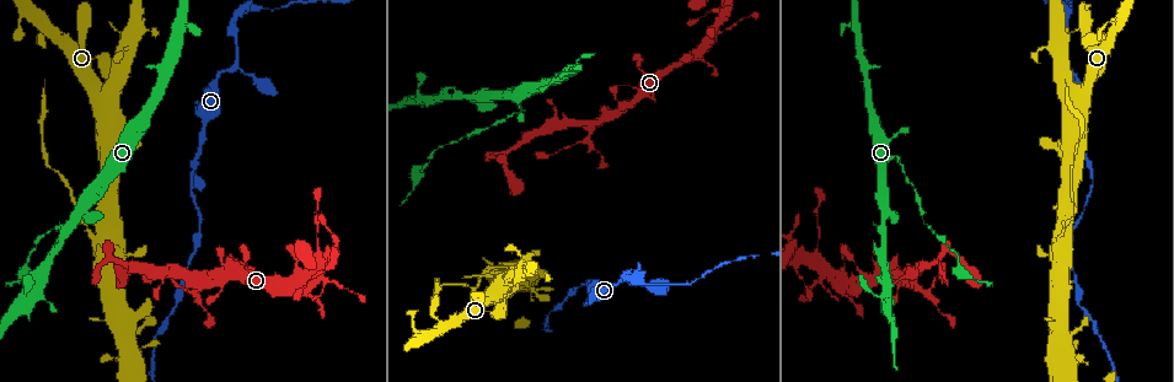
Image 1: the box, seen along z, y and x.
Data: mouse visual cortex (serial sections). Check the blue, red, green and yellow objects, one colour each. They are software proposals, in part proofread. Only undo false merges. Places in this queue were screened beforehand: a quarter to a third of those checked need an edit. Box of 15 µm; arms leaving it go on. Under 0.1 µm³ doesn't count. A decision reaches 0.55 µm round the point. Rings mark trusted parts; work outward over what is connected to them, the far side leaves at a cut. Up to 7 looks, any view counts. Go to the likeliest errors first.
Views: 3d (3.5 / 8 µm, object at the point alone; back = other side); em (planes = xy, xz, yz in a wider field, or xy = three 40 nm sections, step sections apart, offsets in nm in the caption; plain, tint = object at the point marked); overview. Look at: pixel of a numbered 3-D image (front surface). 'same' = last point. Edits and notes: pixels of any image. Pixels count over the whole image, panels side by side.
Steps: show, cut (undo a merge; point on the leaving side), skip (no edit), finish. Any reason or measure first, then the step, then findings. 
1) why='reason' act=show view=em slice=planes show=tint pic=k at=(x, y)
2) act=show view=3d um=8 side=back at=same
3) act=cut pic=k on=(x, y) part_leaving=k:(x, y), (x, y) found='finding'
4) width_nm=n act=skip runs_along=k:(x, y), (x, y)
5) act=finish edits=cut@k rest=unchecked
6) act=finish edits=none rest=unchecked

why='calibre changes' act=show view=3d um=3.5 pic=1 at=(903, 168)

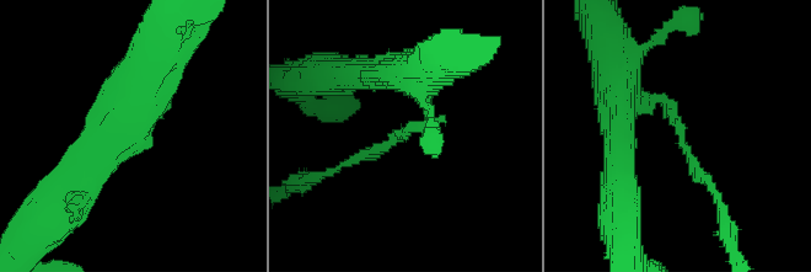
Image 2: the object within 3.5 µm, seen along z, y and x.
why='need the tissue' act=show view=em slice=planes show=tint pic=2 at=(678, 141)

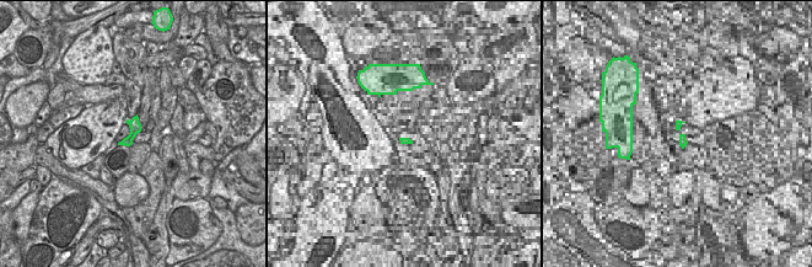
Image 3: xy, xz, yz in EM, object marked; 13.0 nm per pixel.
arm_widths_nm=150,150 act=cut pic=2 on=(386, 145) part_leaving=2:(406, 134), (329, 172) found='two cells meet here'

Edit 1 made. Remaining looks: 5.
act=show view=overview

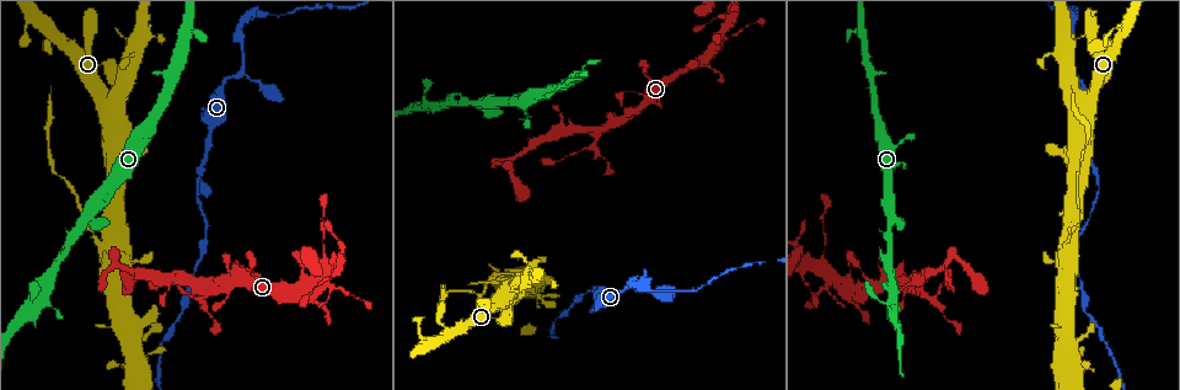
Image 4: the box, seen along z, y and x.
why='branch point' act=show view=3d um=3.5 side=back pic=4 at=(243, 75)

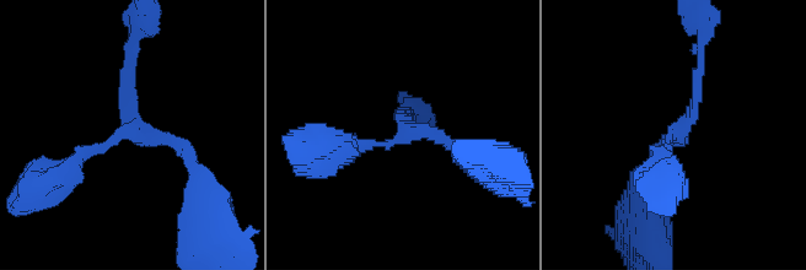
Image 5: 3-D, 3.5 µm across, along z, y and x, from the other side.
arms=3 arm_widths_nm=150,150,200 why='now the EM' act=show view=em slice=xy step=2 show=tint pic=5 at=(681, 132)

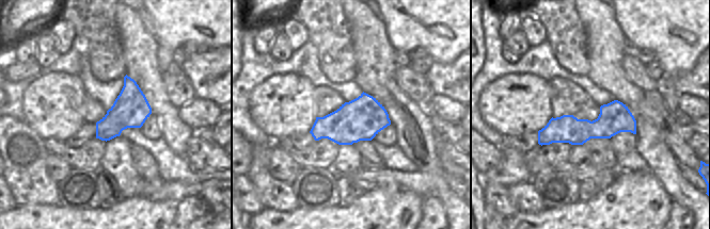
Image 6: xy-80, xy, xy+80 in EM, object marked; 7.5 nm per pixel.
act=skip runs_along=5:(649, 169), (681, 139), (699, 55) found='all the same cell'

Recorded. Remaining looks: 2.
act=finish edits=cut@2 rest=unchecked

